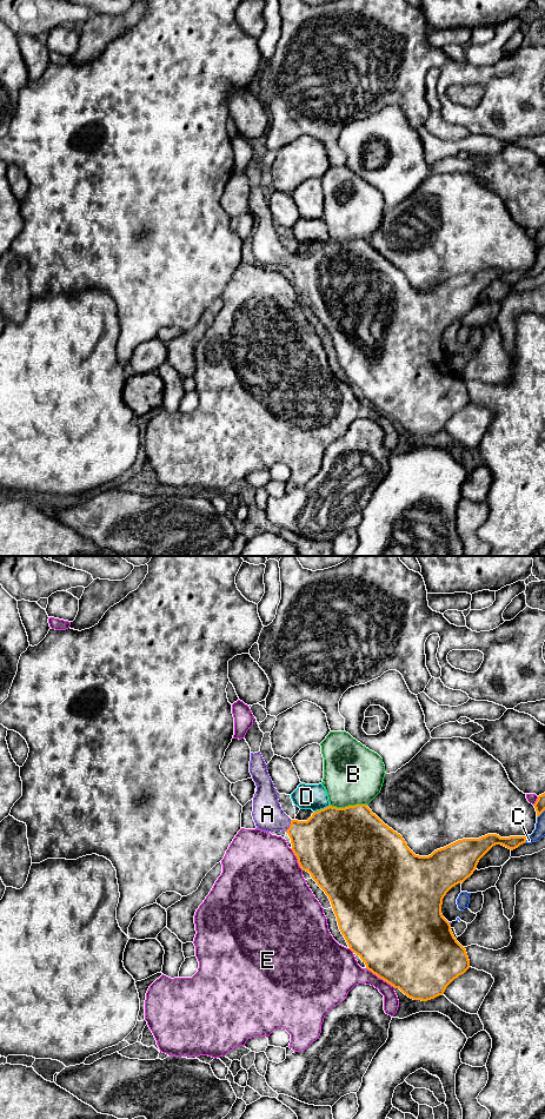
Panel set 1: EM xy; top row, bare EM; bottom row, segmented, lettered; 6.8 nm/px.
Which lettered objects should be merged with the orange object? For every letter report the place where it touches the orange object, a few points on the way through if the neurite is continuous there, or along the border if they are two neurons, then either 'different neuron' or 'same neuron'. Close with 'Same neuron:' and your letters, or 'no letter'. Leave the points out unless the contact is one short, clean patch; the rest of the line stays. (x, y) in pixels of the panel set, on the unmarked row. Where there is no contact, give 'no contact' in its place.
A: contact xy (290, 260); way xy (321, 278), (290, 260), (267, 249); same neuron
B: contact xy (349, 240); different neuron
C: contact xy (526, 273); different neuron
D: contact xy (321, 244); different neuron
E: contact xy (380, 412); different neuron
Same neuron: A

